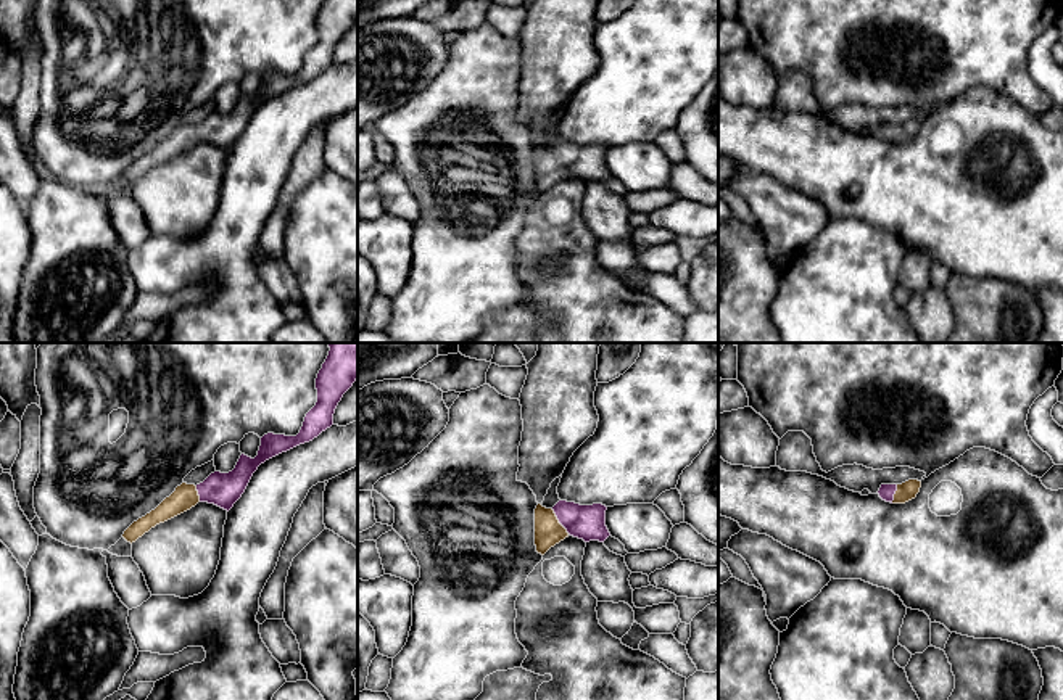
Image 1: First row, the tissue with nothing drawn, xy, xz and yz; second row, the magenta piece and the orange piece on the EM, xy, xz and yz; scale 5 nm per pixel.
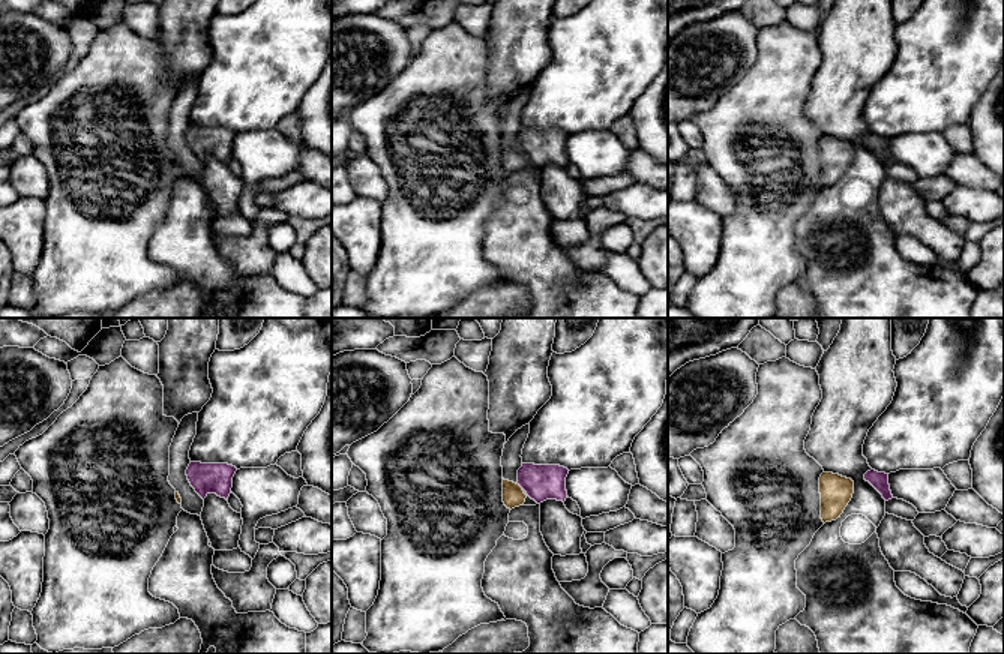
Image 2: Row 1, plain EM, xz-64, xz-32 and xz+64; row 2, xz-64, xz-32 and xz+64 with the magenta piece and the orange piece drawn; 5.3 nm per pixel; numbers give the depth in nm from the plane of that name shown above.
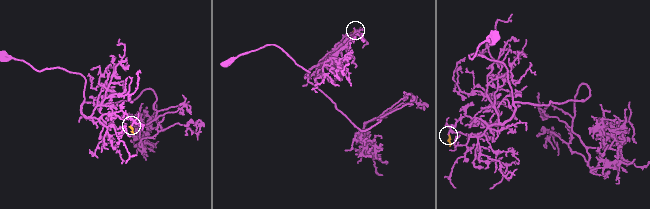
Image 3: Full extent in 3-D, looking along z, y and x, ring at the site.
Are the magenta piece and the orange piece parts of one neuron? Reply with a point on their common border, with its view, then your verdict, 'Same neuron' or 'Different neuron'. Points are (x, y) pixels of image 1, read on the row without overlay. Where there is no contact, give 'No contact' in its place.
Touches magenta at xz (559, 161). Same neuron

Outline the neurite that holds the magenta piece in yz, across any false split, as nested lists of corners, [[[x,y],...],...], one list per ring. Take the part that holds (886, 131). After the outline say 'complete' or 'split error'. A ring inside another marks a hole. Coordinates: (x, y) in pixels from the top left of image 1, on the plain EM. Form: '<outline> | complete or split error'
[[[908,119],[902,124],[881,124],[878,134],[883,140],[891,143],[905,143],[916,137],[921,121]]] | split error

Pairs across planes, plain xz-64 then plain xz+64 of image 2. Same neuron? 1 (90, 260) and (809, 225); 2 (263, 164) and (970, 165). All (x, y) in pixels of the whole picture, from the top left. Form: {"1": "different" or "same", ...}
{"1": "different", "2": "different"}

